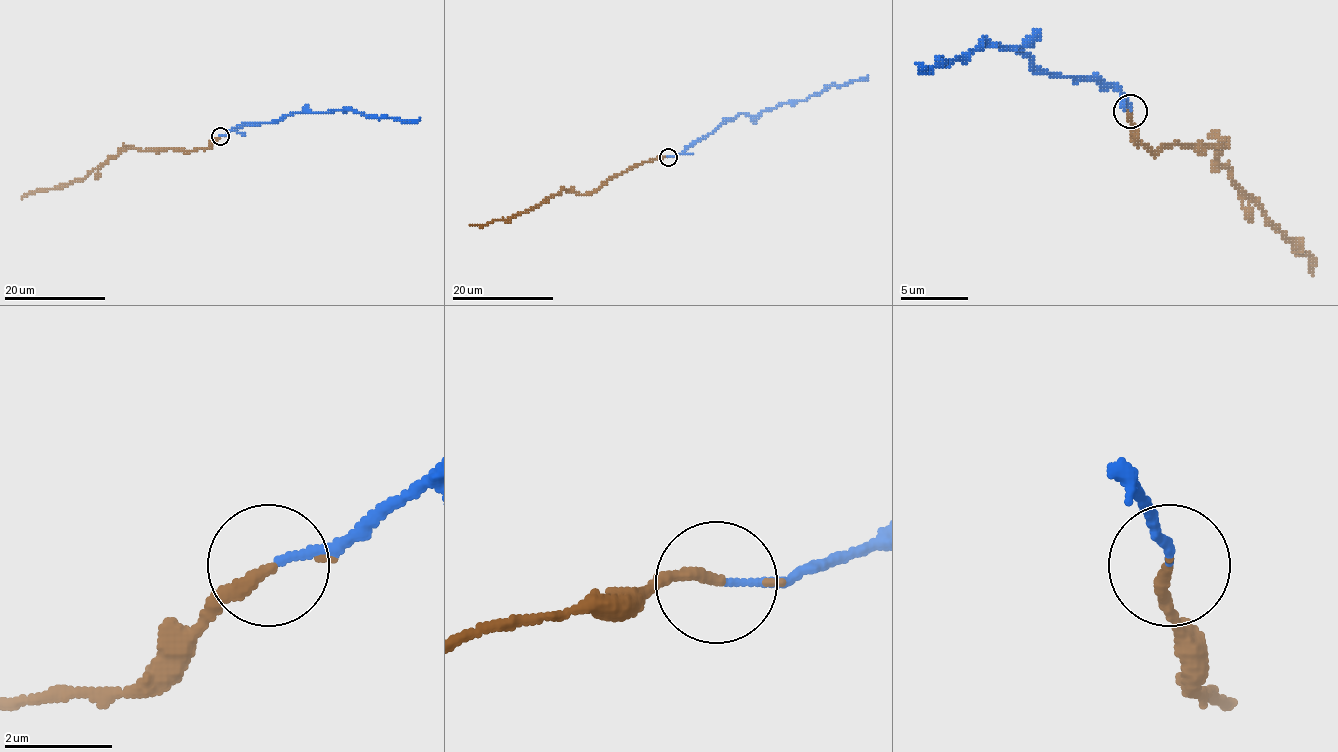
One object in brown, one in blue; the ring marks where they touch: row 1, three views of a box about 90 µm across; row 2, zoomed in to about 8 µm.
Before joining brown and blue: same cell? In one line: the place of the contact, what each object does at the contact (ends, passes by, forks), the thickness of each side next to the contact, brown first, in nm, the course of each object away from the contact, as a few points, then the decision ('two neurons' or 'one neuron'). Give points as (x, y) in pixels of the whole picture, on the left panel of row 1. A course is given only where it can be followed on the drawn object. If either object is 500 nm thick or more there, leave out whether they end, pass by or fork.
place (220, 136); brown ends; blue ends; calibres 240 and 130 nm; course brown (220, 136), (207, 147), (187, 151), (127, 147), (82, 179), (21, 197); course blue (220, 136), (243, 125), (276, 122), (292, 113), (354, 109), (363, 114), (405, 122), (416, 122), (420, 118); one neuron

